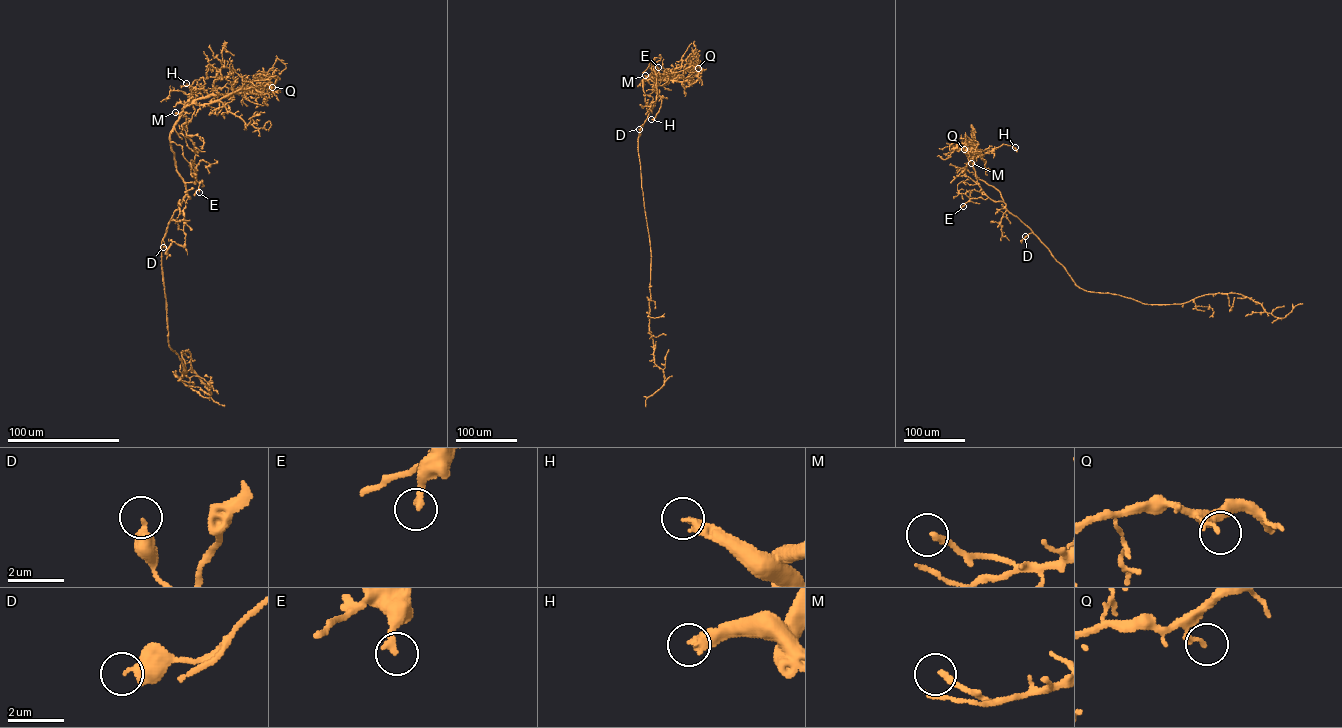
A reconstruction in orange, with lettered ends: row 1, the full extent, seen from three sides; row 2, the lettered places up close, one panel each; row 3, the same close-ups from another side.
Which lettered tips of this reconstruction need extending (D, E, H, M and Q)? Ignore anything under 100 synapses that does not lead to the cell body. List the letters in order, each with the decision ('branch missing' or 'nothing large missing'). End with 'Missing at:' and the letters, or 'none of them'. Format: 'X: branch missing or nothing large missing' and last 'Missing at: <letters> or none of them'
D: nothing large missing
E: nothing large missing
H: branch missing
M: nothing large missing
Q: nothing large missing
Missing at: H

